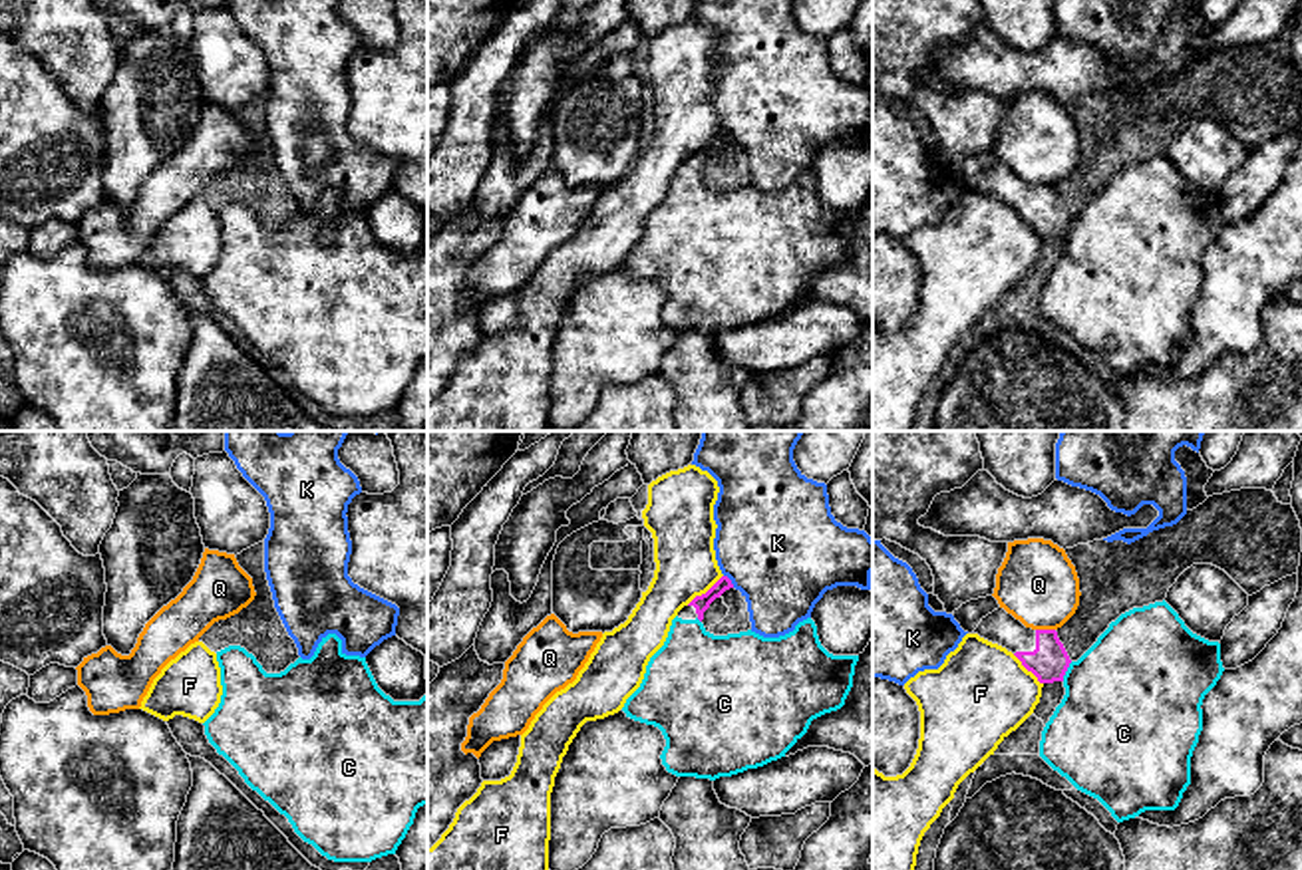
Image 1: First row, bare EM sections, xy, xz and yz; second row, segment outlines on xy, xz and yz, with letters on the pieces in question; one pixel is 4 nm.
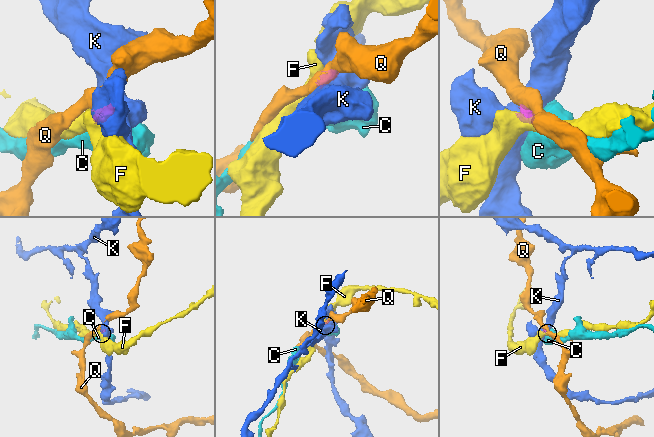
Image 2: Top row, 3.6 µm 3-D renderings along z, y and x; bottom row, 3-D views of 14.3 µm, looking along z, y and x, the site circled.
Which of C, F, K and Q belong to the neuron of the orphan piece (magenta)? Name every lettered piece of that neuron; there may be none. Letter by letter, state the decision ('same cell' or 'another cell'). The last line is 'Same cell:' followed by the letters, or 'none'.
C: same cell
F: another cell
K: another cell
Q: another cell
Same cell: C

